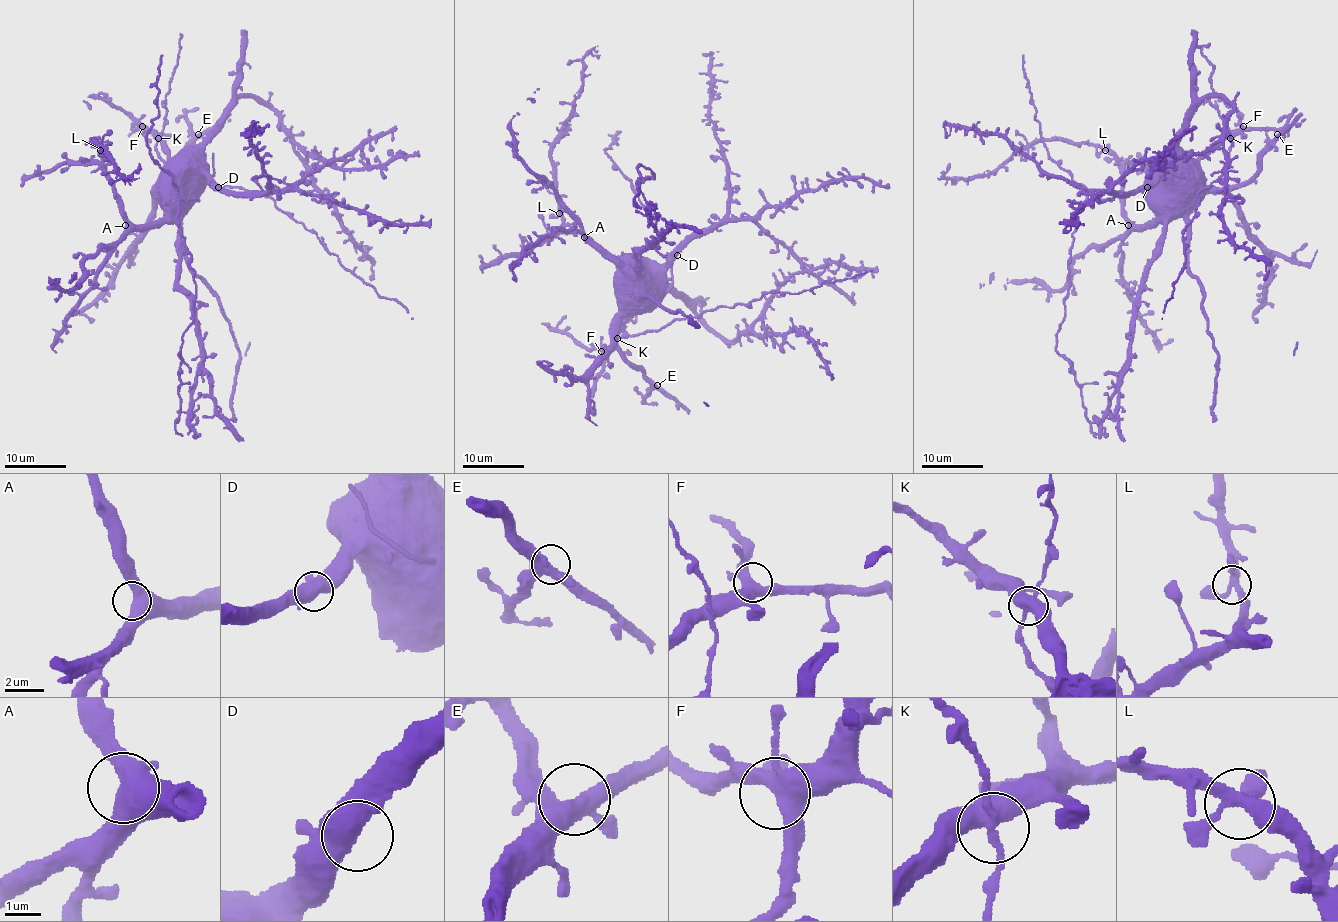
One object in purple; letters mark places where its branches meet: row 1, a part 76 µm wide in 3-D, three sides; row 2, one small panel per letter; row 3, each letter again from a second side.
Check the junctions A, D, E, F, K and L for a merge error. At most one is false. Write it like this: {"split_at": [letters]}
{"split_at": []}

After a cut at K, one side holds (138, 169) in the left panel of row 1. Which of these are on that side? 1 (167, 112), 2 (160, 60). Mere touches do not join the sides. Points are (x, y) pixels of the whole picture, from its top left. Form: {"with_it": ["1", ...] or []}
{"with_it": ["2"]}

